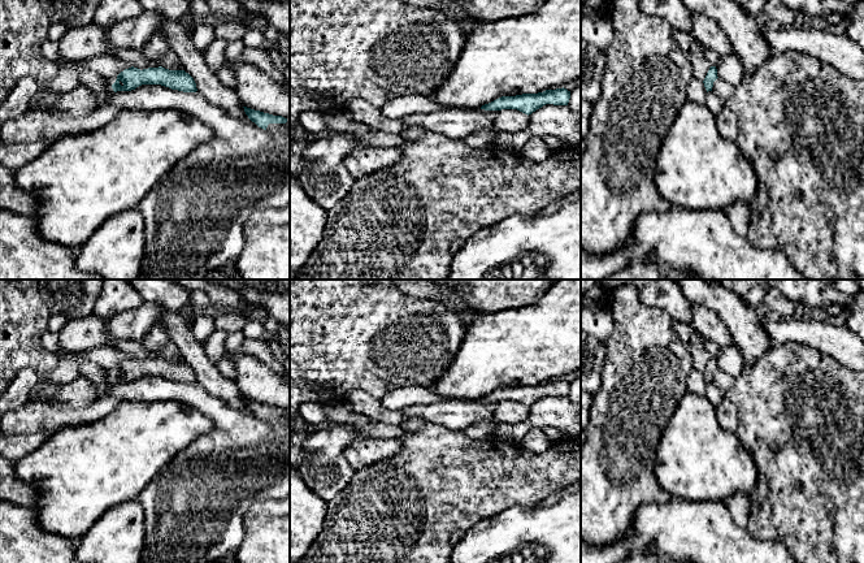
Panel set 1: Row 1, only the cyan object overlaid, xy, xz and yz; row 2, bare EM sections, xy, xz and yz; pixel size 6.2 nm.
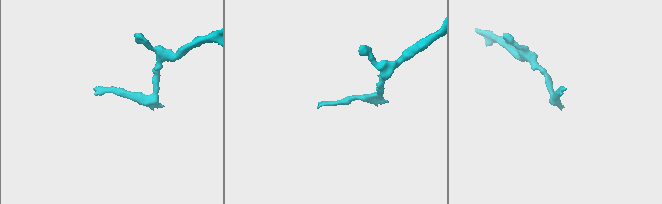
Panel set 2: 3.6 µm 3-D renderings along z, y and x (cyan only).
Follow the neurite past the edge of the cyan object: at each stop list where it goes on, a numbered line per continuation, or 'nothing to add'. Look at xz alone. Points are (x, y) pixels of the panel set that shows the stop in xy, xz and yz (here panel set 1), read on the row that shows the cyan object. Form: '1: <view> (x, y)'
nothing to add

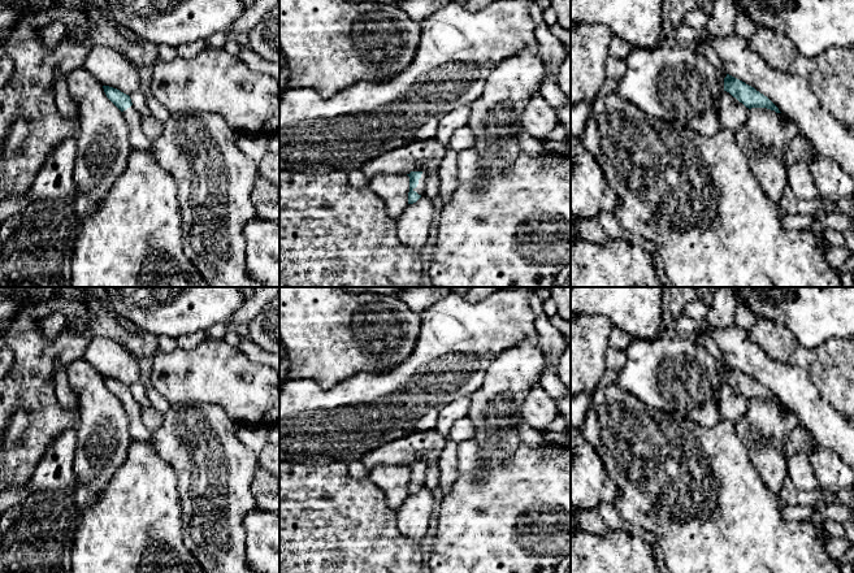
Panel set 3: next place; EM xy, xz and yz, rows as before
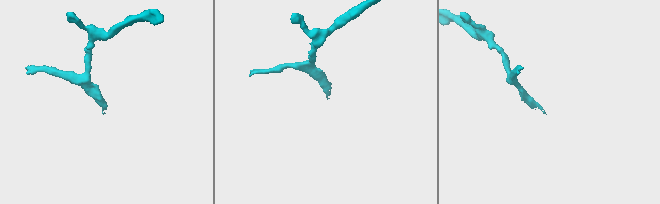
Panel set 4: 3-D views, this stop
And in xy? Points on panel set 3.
1: xy (137, 139)

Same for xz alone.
1: xz (421, 186)

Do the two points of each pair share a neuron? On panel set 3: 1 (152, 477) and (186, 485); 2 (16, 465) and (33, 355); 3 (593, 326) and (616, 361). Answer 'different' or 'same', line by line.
1: different
2: same
3: different

